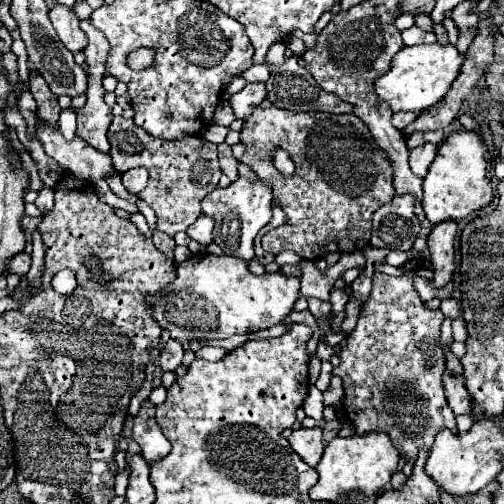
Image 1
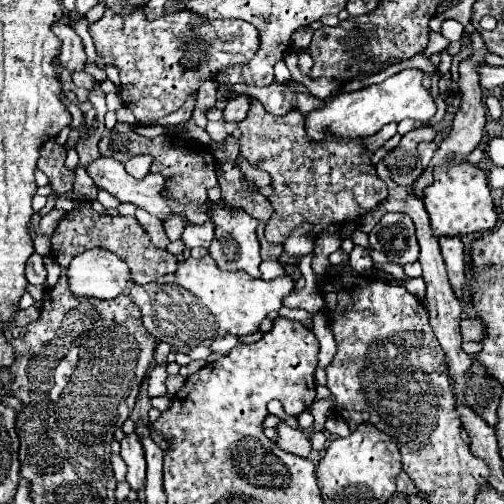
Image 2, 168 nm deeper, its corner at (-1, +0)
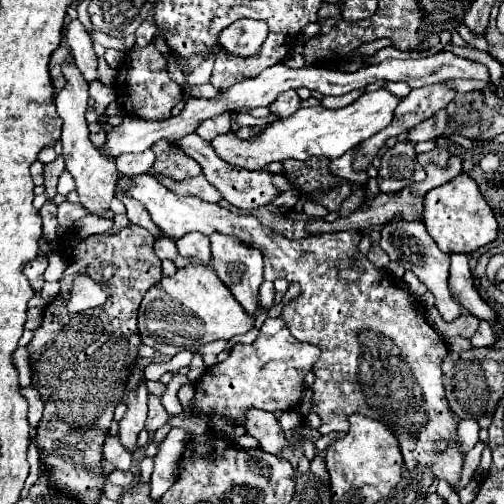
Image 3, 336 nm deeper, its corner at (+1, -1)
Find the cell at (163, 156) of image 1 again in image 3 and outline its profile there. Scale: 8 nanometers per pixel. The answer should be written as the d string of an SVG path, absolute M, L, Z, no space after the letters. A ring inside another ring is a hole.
M157 141L151 149L155 153L155 163L151 169L155 173L161 173L175 181L183 181L187 177L195 177L203 173L201 165L197 165L193 157L187 157L177 145L169 141Z

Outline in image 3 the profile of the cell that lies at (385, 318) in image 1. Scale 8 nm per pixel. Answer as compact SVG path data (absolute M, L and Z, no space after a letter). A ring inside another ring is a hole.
M143 173L131 179L131 189L125 189L127 197L133 197L141 201L151 219L157 223L157 227L173 237L179 239L191 231L199 231L203 235L211 235L213 231L229 233L245 241L247 245L259 249L263 253L265 261L265 279L275 281L285 275L287 281L299 281L301 283L301 295L293 299L289 305L283 307L281 317L285 319L291 335L299 341L313 343L321 349L321 357L313 365L315 383L313 393L317 401L317 413L321 415L323 423L319 427L319 433L331 433L331 431L347 431L349 421L347 417L353 413L367 415L371 419L383 421L393 435L397 437L401 445L401 453L405 459L405 469L415 471L419 465L429 469L435 475L435 481L447 481L451 487L455 487L461 479L465 455L459 451L461 443L457 439L457 417L449 407L449 401L445 397L445 385L443 385L443 371L441 363L445 355L449 353L443 337L427 323L425 309L421 301L395 287L395 283L385 275L385 271L373 267L367 257L363 257L357 251L357 245L361 241L359 231L337 231L337 233L317 233L309 235L297 241L283 239L281 235L275 235L271 229L265 229L259 225L257 217L253 215L237 215L231 213L225 207L219 207L217 203L203 201L195 195L177 195L171 189L167 189L155 175ZM447 441L447 451L437 451L437 443Z

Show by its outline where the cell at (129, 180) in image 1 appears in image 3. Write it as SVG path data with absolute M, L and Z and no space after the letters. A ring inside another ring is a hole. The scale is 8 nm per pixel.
M147 149L143 153L123 153L115 159L119 173L127 175L127 177L147 173L151 169L153 161L155 161L155 155L153 155L151 149Z

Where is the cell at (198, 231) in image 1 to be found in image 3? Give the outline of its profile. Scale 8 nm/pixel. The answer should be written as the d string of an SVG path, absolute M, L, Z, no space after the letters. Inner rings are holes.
M189 233L181 239L177 239L177 249L183 257L197 257L203 263L209 263L211 249L209 249L209 237L201 233Z

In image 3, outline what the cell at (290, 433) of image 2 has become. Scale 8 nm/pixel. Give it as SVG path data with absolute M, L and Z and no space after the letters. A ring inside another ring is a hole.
M251 409L249 417L245 421L245 429L249 435L259 439L259 447L279 455L287 447L287 437L283 429L279 427L279 421L275 419L273 413L261 411L261 409Z

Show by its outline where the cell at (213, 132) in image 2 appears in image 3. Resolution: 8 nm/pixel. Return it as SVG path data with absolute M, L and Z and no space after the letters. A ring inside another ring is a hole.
M377 89L373 93L363 93L351 105L341 109L325 109L323 105L311 109L299 109L291 117L277 119L275 123L267 125L267 129L259 137L241 141L235 133L229 131L221 137L215 137L211 145L223 161L245 169L261 169L271 161L285 161L285 159L297 159L297 161L305 161L309 157L335 159L347 153L349 149L357 147L365 139L373 137L381 129L385 129L393 121L399 103L401 97L389 93L387 89Z

